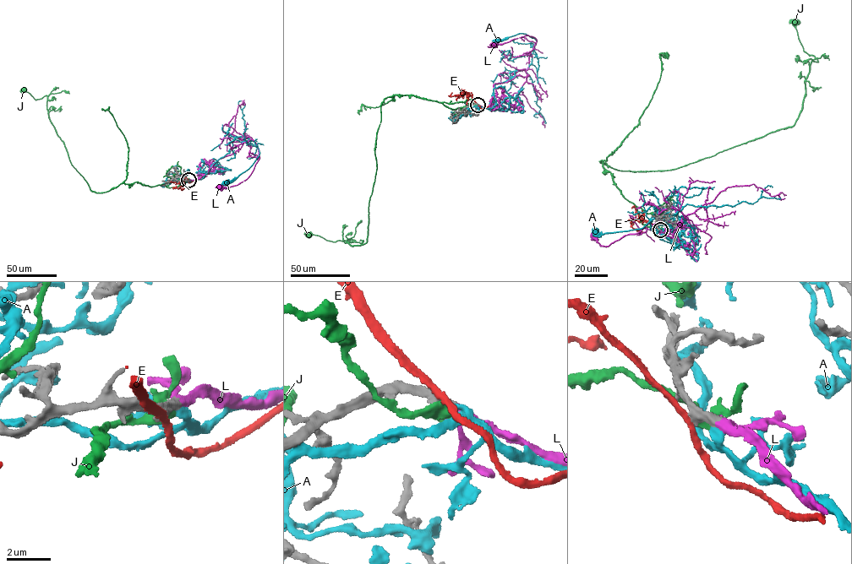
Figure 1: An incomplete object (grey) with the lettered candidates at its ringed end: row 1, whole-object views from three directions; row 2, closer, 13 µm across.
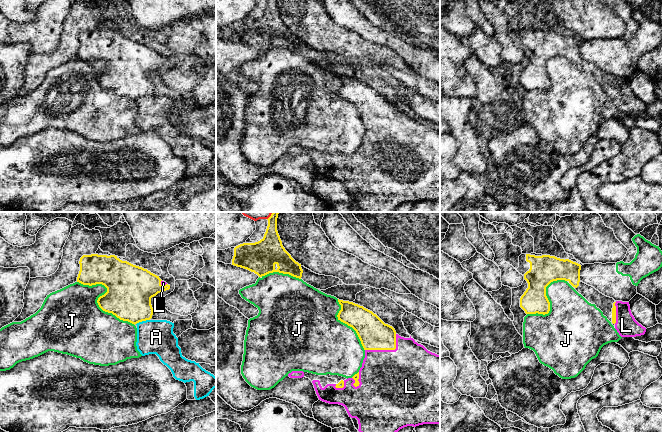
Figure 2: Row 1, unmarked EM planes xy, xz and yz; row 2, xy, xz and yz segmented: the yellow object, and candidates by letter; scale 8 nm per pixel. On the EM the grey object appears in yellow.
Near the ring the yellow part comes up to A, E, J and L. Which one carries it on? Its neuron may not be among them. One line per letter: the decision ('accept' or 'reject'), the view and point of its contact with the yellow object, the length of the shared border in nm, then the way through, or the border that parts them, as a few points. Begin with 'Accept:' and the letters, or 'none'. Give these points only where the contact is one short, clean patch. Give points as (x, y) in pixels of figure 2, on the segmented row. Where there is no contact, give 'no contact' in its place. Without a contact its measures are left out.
Accept: L
A: reject; meets yellow in xy at (142, 320); contact 120 nm long; border along xy (149, 319), (139, 321), (136, 324)
E: reject; meets yellow in xz at (270, 216); contact 80 nm long
J: reject; meets yellow in xy at (97, 300); contact 600 nm long
L: accept; meets yellow in xz at (387, 349); contact 280 nm long

